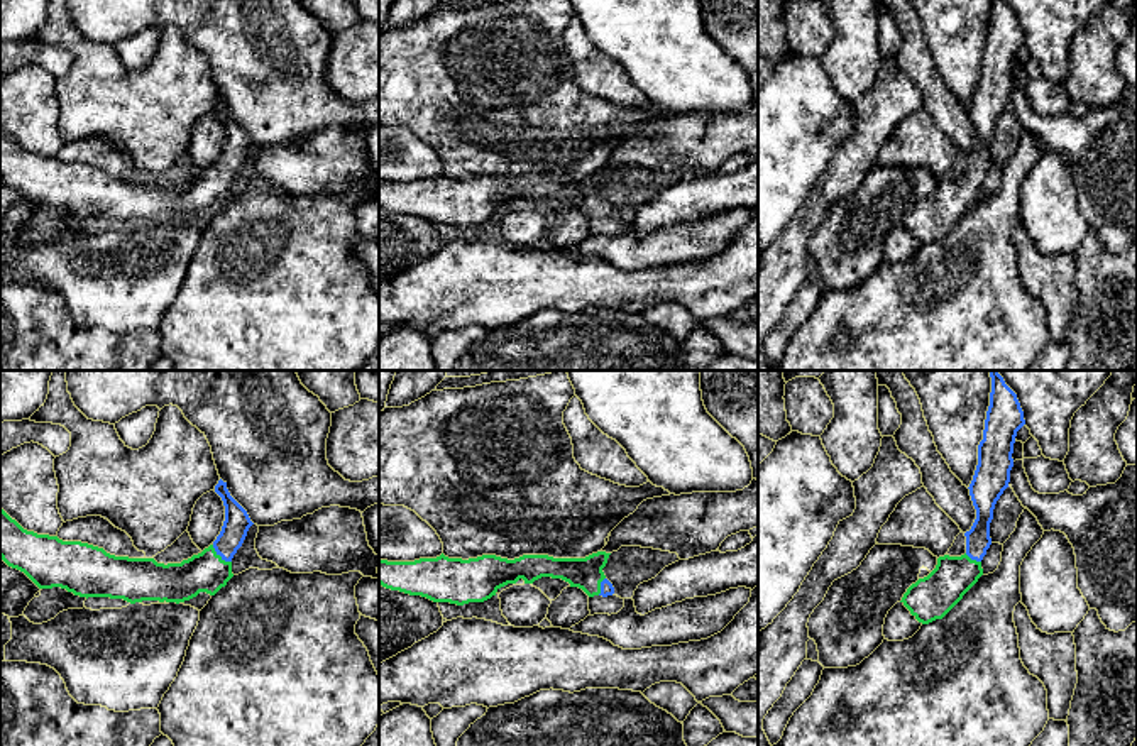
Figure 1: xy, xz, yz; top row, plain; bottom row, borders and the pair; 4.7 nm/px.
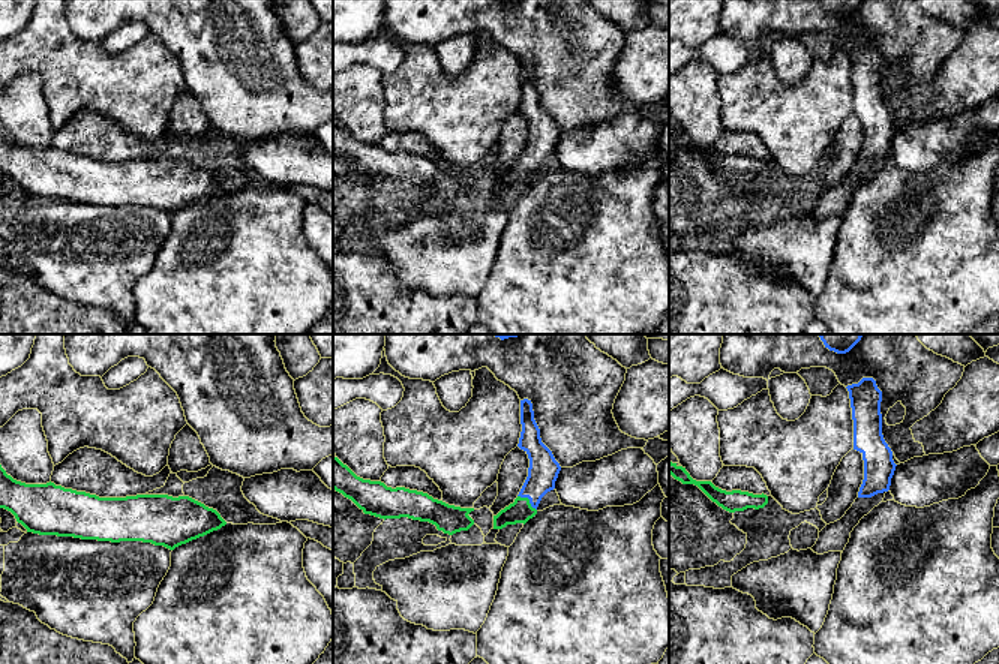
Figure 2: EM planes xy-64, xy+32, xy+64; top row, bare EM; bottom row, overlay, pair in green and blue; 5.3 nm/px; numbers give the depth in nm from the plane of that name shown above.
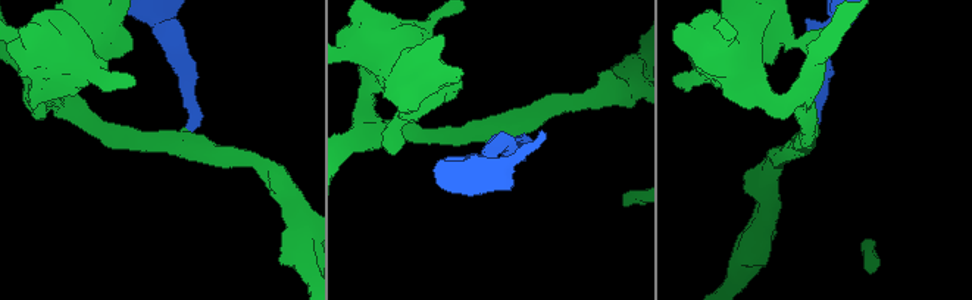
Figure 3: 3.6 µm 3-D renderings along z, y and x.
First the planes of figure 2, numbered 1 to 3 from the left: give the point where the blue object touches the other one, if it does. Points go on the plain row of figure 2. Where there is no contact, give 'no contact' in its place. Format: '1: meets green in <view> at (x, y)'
1: no contact
2: meets green in xy+32 at (528, 164)
3: no contact

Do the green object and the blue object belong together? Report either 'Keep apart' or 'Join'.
Join

